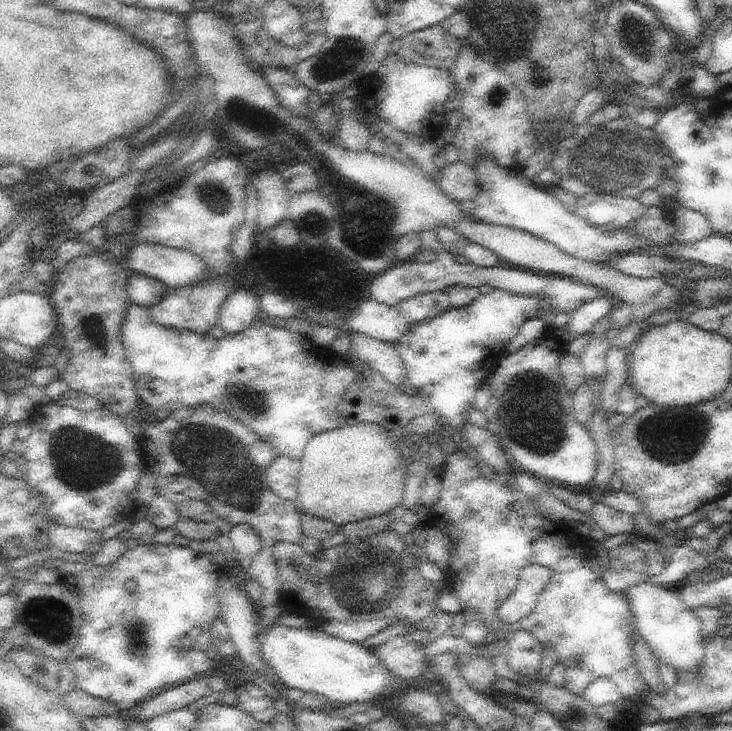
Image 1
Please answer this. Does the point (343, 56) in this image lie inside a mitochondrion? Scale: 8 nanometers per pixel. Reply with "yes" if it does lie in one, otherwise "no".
yes

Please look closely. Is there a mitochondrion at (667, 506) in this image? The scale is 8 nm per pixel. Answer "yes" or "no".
no

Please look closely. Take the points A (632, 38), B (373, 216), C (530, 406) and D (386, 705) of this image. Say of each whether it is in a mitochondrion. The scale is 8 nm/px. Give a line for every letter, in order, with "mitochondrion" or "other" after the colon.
A: mitochondrion
B: mitochondrion
C: mitochondrion
D: other

